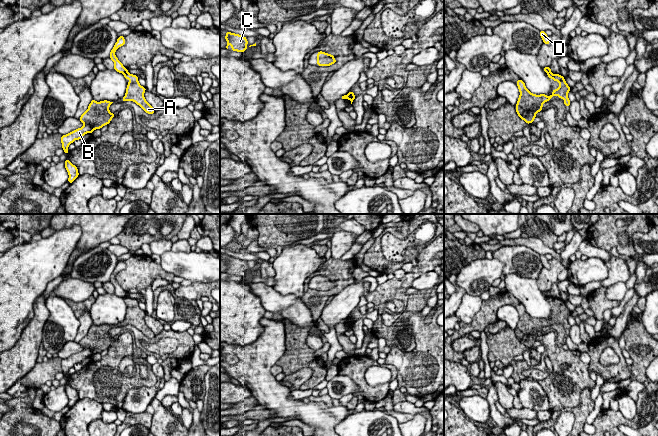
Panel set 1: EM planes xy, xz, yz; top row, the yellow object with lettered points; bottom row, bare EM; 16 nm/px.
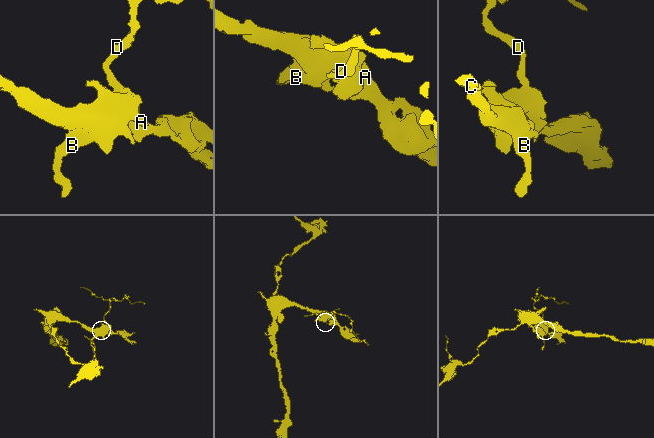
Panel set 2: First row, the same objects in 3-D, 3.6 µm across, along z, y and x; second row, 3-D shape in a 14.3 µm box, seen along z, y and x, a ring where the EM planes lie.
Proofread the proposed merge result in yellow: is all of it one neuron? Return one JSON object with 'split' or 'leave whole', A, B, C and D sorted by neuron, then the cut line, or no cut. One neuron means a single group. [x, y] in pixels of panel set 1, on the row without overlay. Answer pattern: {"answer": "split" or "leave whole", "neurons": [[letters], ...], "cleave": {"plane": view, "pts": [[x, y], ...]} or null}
{"answer": "split", "neurons": [["A", "B", "C"], ["D"]], "cleave": {"plane": "xy", "pts": [[127, 294], [123, 297]]}}

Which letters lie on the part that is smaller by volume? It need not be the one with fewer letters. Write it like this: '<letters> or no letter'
D

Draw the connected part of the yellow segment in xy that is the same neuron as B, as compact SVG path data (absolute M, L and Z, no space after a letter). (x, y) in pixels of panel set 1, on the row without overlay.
M92 323L88 333L79 342L84 350L66 359L62 359L61 367L64 377L69 377L68 370L75 364L79 364L85 358L91 358L94 354L101 353L103 350L110 347L115 339L115 337L109 335L109 331L112 327L113 326L107 324L97 326Z

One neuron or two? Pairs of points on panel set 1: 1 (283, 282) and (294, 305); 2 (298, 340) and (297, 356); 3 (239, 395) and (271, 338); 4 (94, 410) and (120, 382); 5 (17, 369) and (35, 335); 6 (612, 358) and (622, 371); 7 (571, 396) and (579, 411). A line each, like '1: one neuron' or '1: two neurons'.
1: two neurons
2: one neuron
3: two neurons
4: two neurons
5: one neuron
6: two neurons
7: two neurons

